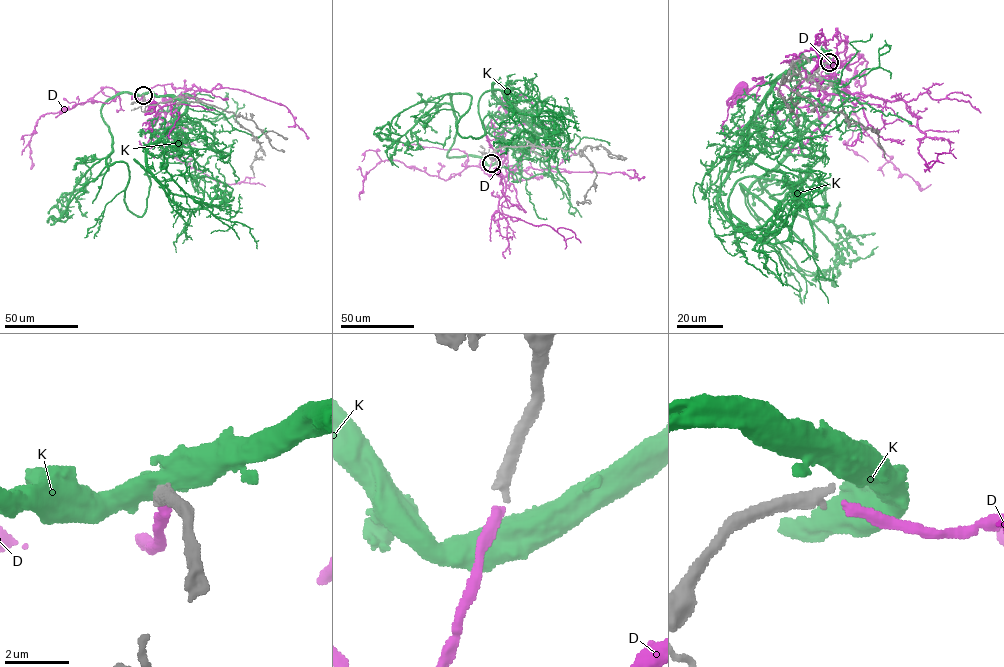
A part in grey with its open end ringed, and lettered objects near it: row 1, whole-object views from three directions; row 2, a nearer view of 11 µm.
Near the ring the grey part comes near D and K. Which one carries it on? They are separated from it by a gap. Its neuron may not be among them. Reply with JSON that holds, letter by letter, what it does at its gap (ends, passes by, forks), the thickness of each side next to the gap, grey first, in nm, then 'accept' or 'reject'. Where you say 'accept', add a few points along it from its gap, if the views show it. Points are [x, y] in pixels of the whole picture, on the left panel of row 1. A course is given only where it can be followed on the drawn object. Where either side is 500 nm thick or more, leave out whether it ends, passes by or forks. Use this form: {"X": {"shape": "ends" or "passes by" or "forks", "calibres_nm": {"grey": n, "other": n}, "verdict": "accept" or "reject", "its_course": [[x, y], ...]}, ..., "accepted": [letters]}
{"D": {"shape": "ends", "calibres_nm": {"grey": 400, "other": 320}, "verdict": "accept", "its_course": [[143, 95], [155, 86], [163, 85], [164, 98], [171, 108], [163, 119], [157, 119], [153, 105]]}, "K": {"calibres_nm": {"grey": 400, "other": 950}, "verdict": "reject"}, "accepted": ["D"]}

